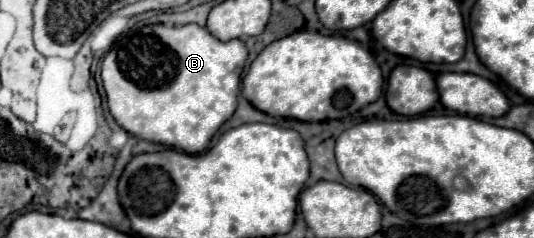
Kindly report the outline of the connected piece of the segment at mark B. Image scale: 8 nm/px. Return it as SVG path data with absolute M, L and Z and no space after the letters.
M196 23L166 27L144 25L120 35L102 61L102 83L108 97L108 109L122 129L146 141L162 143L184 153L202 153L208 149L214 133L232 117L238 105L240 75L246 65L246 45L240 39L220 43L206 27Z

